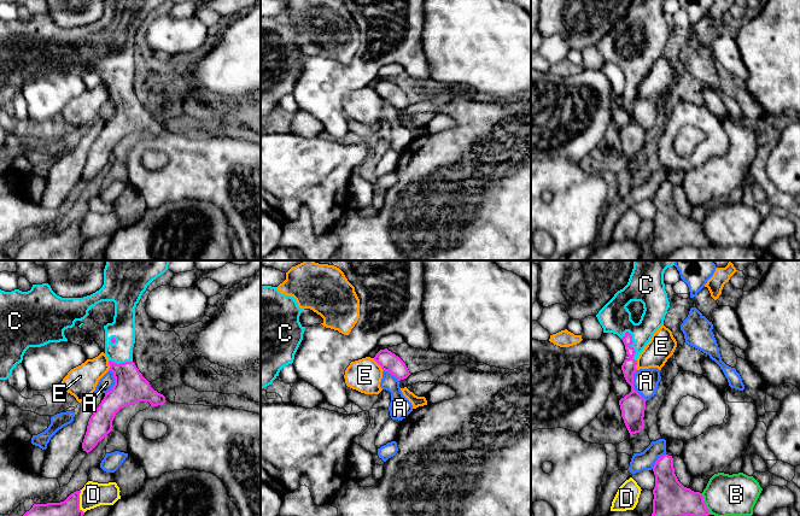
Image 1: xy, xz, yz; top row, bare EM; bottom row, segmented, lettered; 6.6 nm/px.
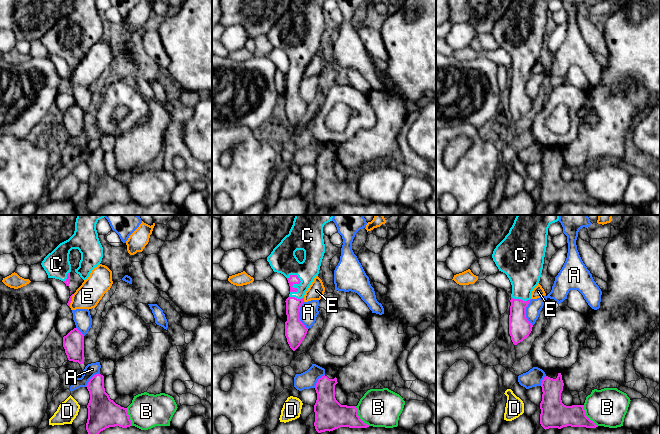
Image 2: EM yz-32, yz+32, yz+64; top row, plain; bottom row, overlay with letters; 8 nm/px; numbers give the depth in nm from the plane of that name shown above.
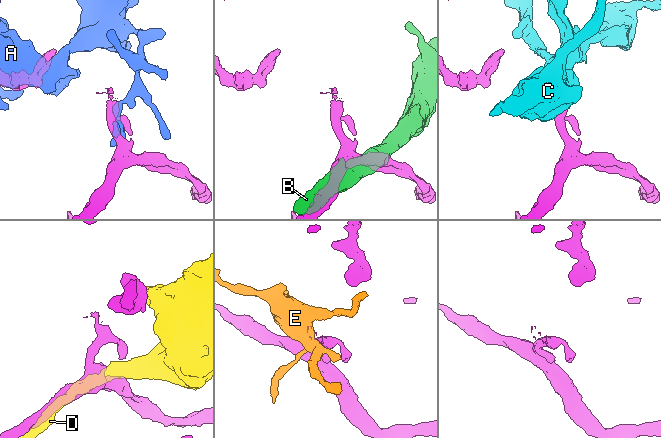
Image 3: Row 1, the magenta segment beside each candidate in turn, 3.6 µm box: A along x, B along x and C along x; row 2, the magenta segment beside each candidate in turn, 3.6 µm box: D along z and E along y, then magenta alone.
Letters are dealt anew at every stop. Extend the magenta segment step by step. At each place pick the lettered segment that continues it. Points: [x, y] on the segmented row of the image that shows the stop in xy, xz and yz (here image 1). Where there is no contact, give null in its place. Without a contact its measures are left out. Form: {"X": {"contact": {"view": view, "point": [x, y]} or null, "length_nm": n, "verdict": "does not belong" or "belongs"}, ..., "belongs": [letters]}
{"A": {"contact": {"view": "yz", "point": [632, 386]}, "length_nm": 220, "verdict": "does not belong"}, "B": {"contact": {"view": "yz", "point": [705, 504]}, "length_nm": 160, "verdict": "does not belong"}, "C": {"contact": {"view": "yz", "point": [630, 346]}, "length_nm": 220, "verdict": "belongs"}, "D": {"contact": {"view": "xy", "point": [79, 502]}, "length_nm": 160, "verdict": "does not belong"}, "E": {"contact": {"view": "xz", "point": [378, 363]}, "length_nm": 110, "verdict": "does not belong"}, "belongs": ["C"]}

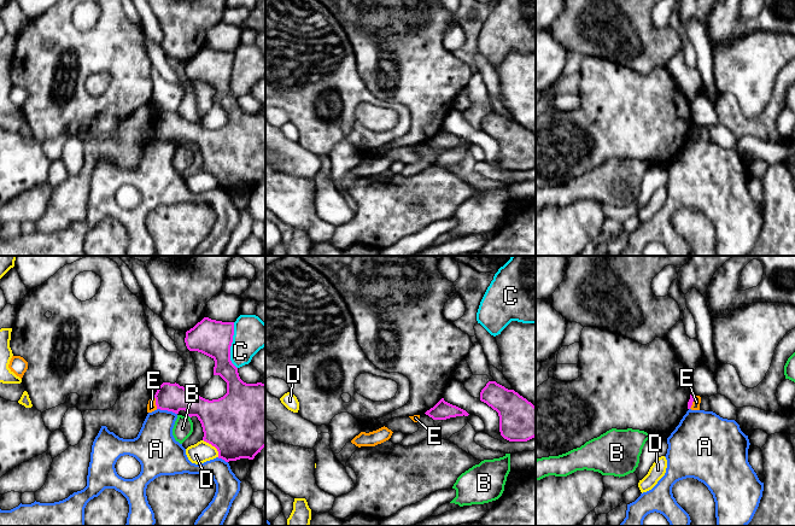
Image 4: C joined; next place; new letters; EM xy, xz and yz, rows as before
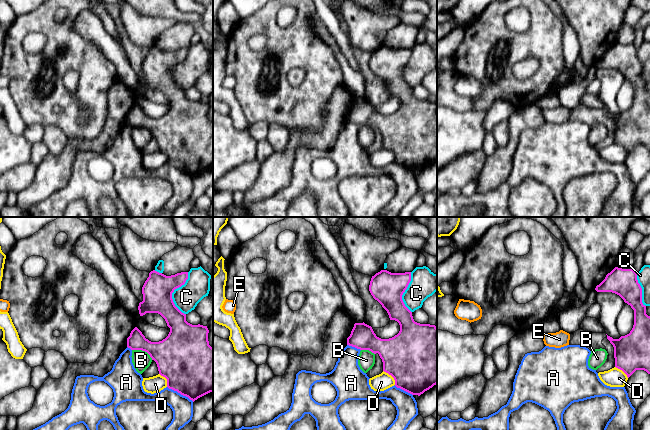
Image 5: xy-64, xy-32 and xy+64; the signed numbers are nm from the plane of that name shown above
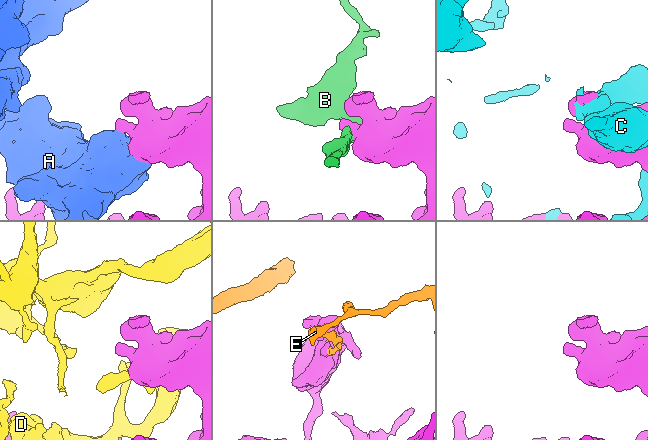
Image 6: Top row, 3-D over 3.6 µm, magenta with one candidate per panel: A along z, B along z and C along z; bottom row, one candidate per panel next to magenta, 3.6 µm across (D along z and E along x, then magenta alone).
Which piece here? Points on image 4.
{"A": {"contact": {"view": "xy", "point": [167, 409]}, "length_nm": 140, "verdict": "does not belong"}, "B": {"contact": {"view": "xy", "point": [188, 415]}, "length_nm": 30, "verdict": "does not belong"}, "C": {"contact": {"view": "xy", "point": [231, 345]}, "length_nm": 320, "verdict": "does not belong"}, "D": {"contact": {"view": "xy", "point": [214, 445]}, "length_nm": 160, "verdict": "does not belong"}, "E": {"contact": {"view": "xy", "point": [156, 403]}, "length_nm": 80, "verdict": "does not belong"}, "belongs": []}

